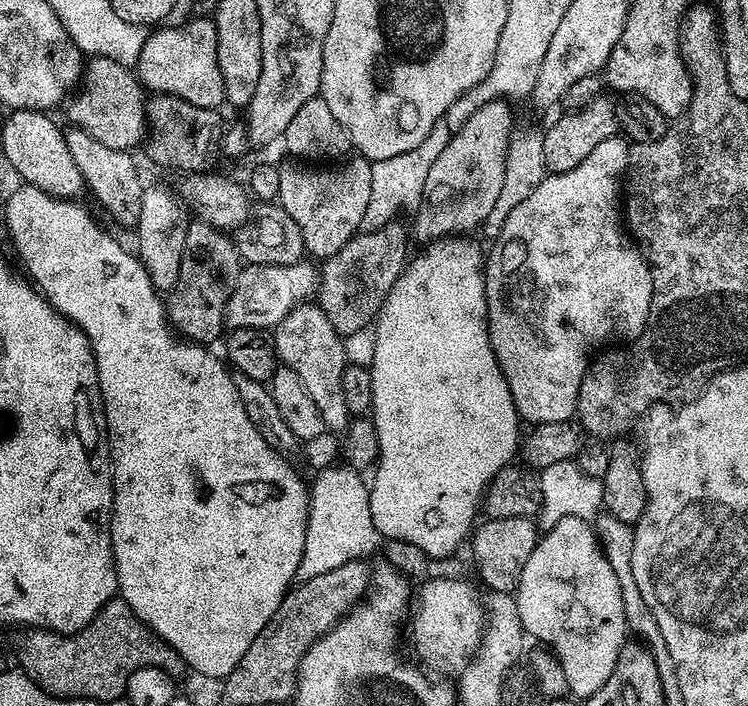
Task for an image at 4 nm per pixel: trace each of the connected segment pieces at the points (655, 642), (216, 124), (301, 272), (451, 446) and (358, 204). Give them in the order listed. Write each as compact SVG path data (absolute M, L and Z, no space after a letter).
M607 510L601 511L595 517L594 527L596 536L600 540L600 548L606 554L614 574L618 574L618 584L622 586L622 604L626 614L629 633L636 632L641 641L652 652L654 662L660 671L660 679L665 682L672 682L676 679L676 664L670 658L670 650L666 646L666 638L662 638L662 630L650 610L646 606L646 598L642 598L642 590L638 590L638 582L634 582L634 534L636 533L633 525L622 522L622 518L612 516Z
M152 94L147 97L148 131L146 148L148 156L160 168L178 168L182 174L208 172L211 164L222 156L222 137L226 124L220 121L215 108L194 106L177 96Z
M301 262L290 266L249 264L241 267L236 279L236 289L230 294L230 302L226 302L225 325L229 329L276 329L295 308L311 301L317 295L320 274L315 263L312 263L313 265L308 263L312 262Z
M453 234L443 236L441 240L431 241L418 256L413 255L404 265L404 272L394 282L390 294L385 298L380 314L374 321L376 341L372 344L372 364L370 371L373 382L372 408L400 408L400 436L380 437L380 454L376 477L370 480L370 514L374 518L374 526L379 530L381 537L400 536L404 544L413 544L420 552L440 560L443 556L452 556L460 548L460 543L467 541L477 523L476 515L482 512L484 493L492 484L492 479L513 463L512 455L517 455L522 444L520 434L520 415L516 412L514 398L510 394L510 386L498 366L498 358L490 346L488 333L488 295L484 285L484 270L486 267L485 249L480 249L468 234Z
M356 154L339 166L288 163L292 164L279 165L280 207L290 214L290 218L294 218L294 222L298 222L298 230L302 230L302 242L309 257L327 258L338 254L338 250L342 250L342 246L346 246L346 242L361 231L364 223L366 206L370 206L372 161Z

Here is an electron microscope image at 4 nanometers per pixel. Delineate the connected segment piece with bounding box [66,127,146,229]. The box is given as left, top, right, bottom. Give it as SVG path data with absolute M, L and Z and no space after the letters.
M69 127L66 132L68 138L68 149L70 158L74 158L74 166L78 166L78 174L82 174L84 187L93 196L97 202L121 224L122 227L131 229L140 217L142 210L142 198L146 187L145 181L140 181L140 172L136 169L136 164L132 161L133 153L131 151L110 150L110 146L105 146L103 142L98 142L98 138L90 138L90 134L81 132L79 128Z

